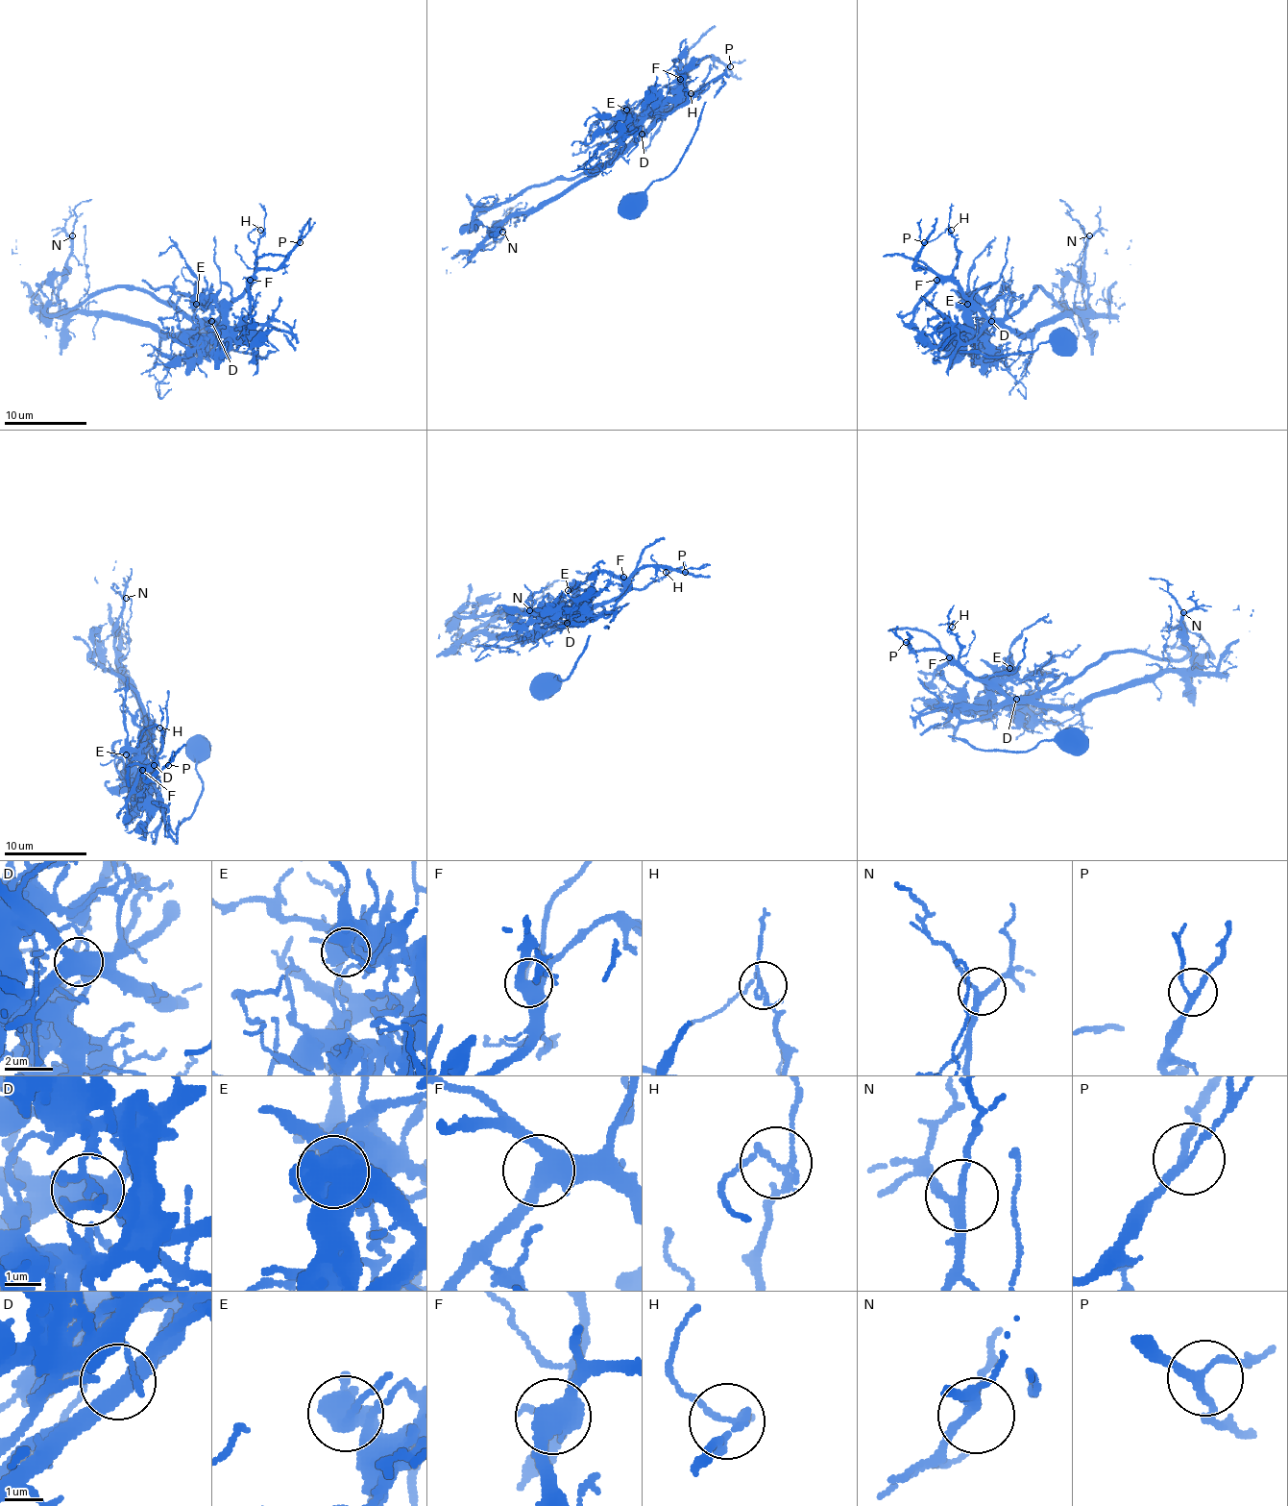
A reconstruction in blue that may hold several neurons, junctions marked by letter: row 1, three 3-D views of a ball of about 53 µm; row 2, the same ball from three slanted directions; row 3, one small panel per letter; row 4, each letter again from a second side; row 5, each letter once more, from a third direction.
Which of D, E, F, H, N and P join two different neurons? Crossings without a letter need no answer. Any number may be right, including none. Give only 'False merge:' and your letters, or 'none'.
False merge: D

